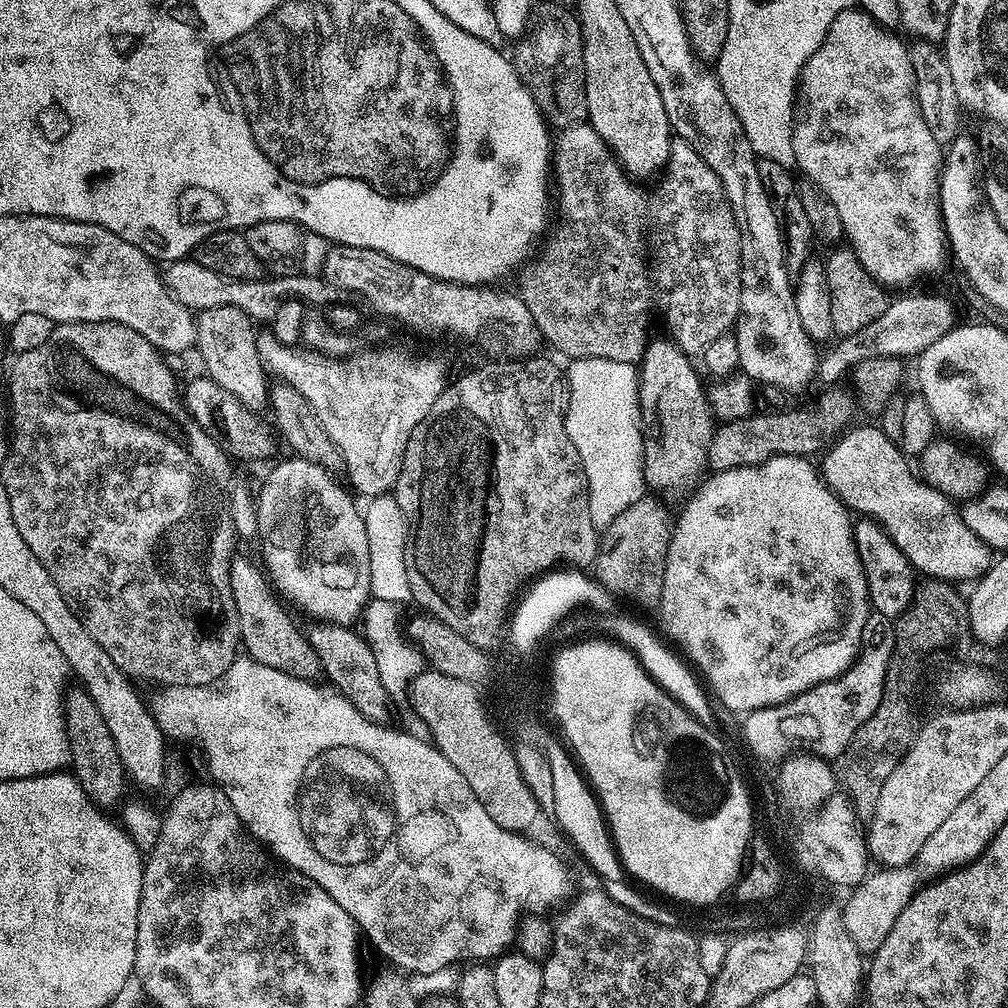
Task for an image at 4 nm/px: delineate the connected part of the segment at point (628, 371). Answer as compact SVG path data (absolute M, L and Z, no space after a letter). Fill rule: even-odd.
M610 358L572 360L566 368L568 377L568 413L566 434L578 450L578 458L588 479L590 518L597 530L603 530L634 502L644 499L644 429L640 419L640 373L637 365L610 362Z

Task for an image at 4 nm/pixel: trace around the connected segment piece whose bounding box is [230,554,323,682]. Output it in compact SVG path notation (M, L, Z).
M240 554L233 559L230 568L230 588L238 610L240 643L247 659L257 660L262 666L270 666L273 670L282 670L282 674L290 674L299 680L319 681L323 668L314 646L292 621L293 613L282 603L265 569L257 561L256 564Z

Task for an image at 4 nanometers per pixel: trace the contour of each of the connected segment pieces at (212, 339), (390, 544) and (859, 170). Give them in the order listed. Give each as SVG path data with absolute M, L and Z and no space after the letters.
M214 306L196 316L195 347L200 348L200 356L204 359L205 369L203 368L203 371L208 379L218 382L218 386L222 386L222 390L230 390L230 394L234 394L234 398L238 398L238 402L242 402L252 412L260 414L263 413L263 408L265 411L269 407L270 388L267 383L264 385L266 369L260 360L260 348L256 344L257 335L258 328L252 317L240 310L238 306Z
M384 493L369 499L364 508L368 555L368 573L370 574L372 598L390 600L400 604L412 600L409 579L406 576L405 546L408 545L408 527L402 508L398 506L395 495Z
M859 7L848 8L842 14L838 14L838 18L834 18L834 22L830 26L830 30L826 34L826 38L822 42L822 46L818 46L818 50L814 50L814 54L810 54L810 58L804 63L804 69L800 72L800 83L796 85L796 110L792 113L792 137L794 138L794 158L796 159L796 168L799 171L804 171L810 179L813 180L815 191L820 192L826 198L830 198L830 202L834 202L834 207L838 210L838 215L842 218L842 226L844 227L844 234L847 243L850 245L852 252L858 258L858 262L862 262L862 266L878 281L883 284L885 289L893 290L892 288L902 288L898 290L908 290L916 284L919 280L924 280L927 276L932 276L935 272L940 272L944 268L944 263L949 263L950 249L948 247L948 236L944 232L944 218L940 215L940 177L942 175L942 163L940 164L940 152L942 146L935 140L931 134L926 120L923 117L922 110L919 108L919 102L916 99L916 78L915 70L911 64L911 54L909 52L909 45L903 44L898 37L895 36L895 31L889 30L887 27L881 25L866 11Z

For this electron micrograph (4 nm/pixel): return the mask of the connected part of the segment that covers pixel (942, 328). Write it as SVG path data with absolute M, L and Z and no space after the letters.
M910 292L902 294L898 299L896 297L889 301L889 304L879 315L878 318L872 320L869 326L864 326L862 330L855 331L854 334L841 337L837 339L830 347L832 347L826 354L828 360L824 361L819 365L819 375L832 380L836 376L840 376L849 373L857 364L862 360L869 360L870 358L888 357L888 358L901 358L906 360L906 357L912 356L911 358L919 357L923 353L927 346L932 346L934 342L942 338L943 334L946 334L950 329L957 325L958 319L956 320L956 308L953 302L940 295L940 294L914 294Z

